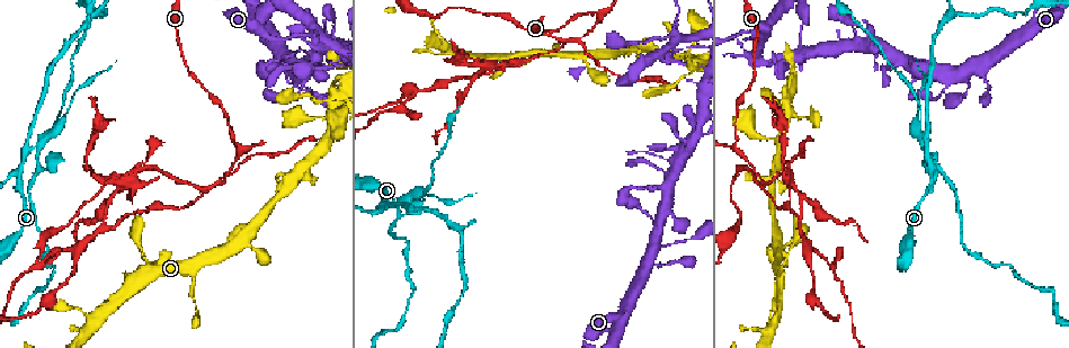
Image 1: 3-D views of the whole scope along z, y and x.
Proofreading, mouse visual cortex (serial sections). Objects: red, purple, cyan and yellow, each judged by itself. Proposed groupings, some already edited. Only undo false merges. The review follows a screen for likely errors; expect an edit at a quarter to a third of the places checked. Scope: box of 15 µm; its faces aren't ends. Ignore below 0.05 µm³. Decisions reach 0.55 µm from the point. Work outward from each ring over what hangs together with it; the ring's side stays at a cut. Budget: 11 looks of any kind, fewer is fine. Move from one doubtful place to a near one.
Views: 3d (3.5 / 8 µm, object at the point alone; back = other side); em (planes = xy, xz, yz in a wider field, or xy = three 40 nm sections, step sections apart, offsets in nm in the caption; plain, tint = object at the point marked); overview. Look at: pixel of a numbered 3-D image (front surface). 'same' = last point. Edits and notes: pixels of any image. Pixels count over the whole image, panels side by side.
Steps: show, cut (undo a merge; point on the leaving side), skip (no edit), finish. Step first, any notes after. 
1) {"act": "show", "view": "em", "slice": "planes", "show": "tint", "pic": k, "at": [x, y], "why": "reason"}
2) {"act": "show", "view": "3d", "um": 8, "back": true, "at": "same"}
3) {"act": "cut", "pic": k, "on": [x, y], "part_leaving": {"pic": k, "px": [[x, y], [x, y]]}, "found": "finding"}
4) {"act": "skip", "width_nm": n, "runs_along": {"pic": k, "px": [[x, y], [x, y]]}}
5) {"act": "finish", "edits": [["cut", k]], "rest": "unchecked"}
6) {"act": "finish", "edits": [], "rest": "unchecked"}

{"act": "show", "view": "3d", "um": 3.5, "pic": 1, "at": [337, 62]}

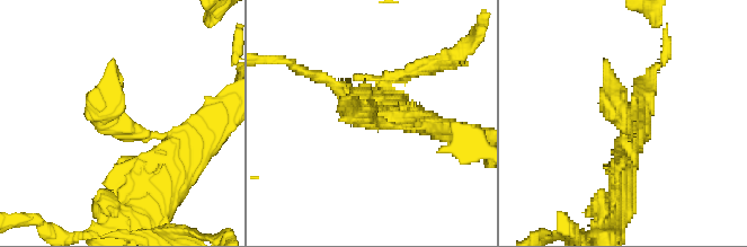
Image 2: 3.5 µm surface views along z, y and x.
{"act": "show", "view": "em", "slice": "xy", "step": 5, "show": "tint", "pic": 2, "at": [374, 122], "why": "need the tissue"}

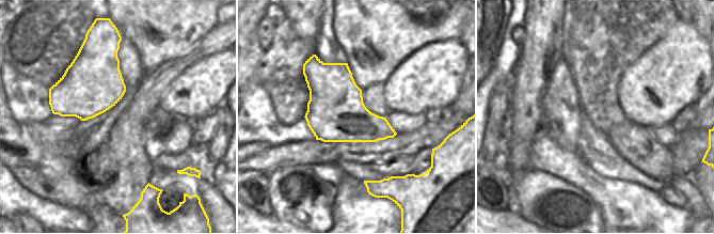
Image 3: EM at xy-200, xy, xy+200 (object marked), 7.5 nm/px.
{"act": "skip", "runs_along": {"pic": 2, "px": [[165, 170], [165, 142], [109, 105], [113, 63]]}, "found": "continuous, no second cell"}

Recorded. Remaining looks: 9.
{"act": "show", "view": "3d", "um": 3.5, "pic": 1, "at": [236, 147], "why": "branch point"}

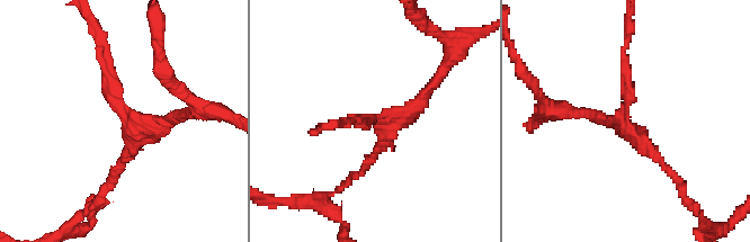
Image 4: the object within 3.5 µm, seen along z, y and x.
{"act": "show", "view": "em", "slice": "xy", "step": 5, "show": "tint", "pic": 4, "at": [623, 119], "arms": 3, "arm_widths_nm": [150, 150, 150], "why": "shape alone is not enough"}

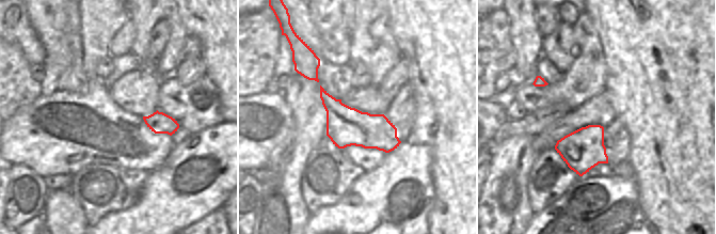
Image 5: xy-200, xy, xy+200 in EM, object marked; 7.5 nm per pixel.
{"act": "skip", "runs_along": {"pic": 4, "px": [[625, 52], [627, 127], [668, 169]]}, "found": "continuous, no second cell"}

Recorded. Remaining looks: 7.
{"act": "show", "view": "3d", "um": 3.5, "pic": 1, "at": [571, 37], "why": "looks like a crossing"}

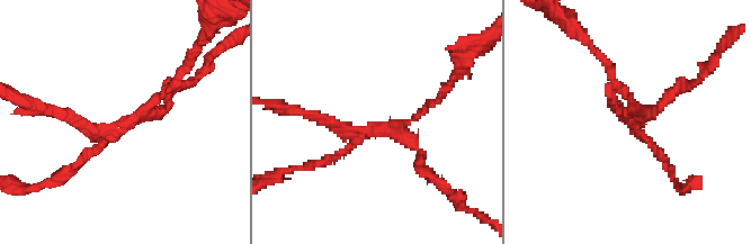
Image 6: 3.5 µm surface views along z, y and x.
{"act": "show", "view": "em", "slice": "xy", "step": 3, "show": "tint", "pic": 6, "at": [640, 126], "why": "shape alone is not enough"}

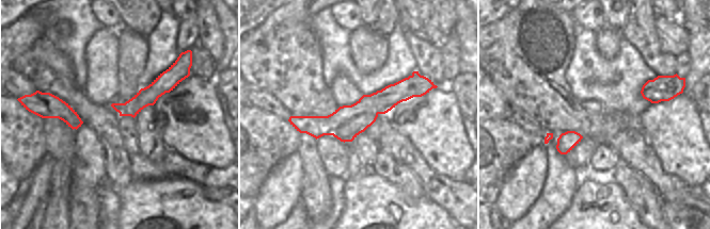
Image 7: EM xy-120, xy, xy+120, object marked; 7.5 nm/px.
{"act": "cut", "pic": 6, "on": [324, 122], "arms": 4, "found": "two cells meet here"}

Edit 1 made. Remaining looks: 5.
{"act": "show", "view": "overview"}

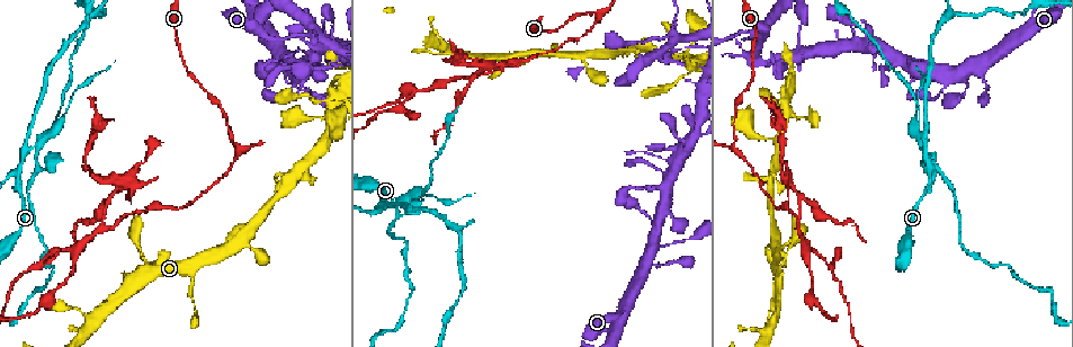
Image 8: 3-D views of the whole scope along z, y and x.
{"act": "show", "view": "3d", "um": 3.5, "pic": 8, "at": [798, 228], "why": "three-way junction"}

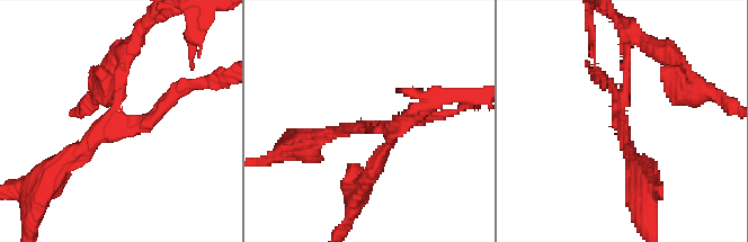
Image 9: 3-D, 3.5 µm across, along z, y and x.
{"act": "cut", "pic": 9, "on": [117, 71], "part_leaving": {"pic": 9, "px": [[117, 110], [121, 65], [137, 30]]}, "found": "a second cell is stuck on"}

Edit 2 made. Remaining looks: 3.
{"act": "show", "view": "3d", "um": 8, "pic": 8, "at": [26, 155], "why": "three-way junction"}

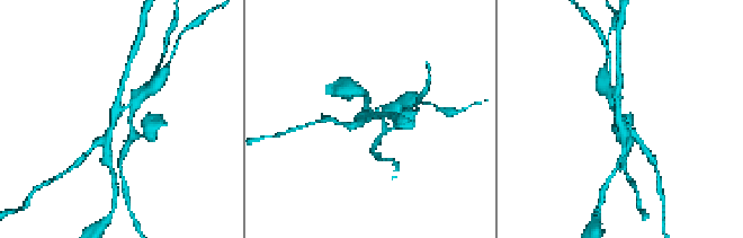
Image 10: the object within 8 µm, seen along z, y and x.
{"act": "show", "view": "3d", "um": 3.5, "pic": 10, "at": [115, 117]}

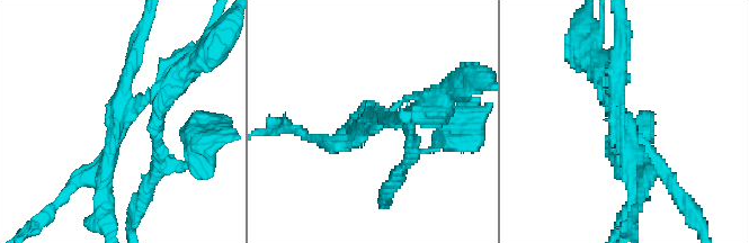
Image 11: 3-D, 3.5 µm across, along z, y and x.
{"act": "show", "view": "em", "slice": "xy", "step": 1, "show": "tint", "pic": 11, "at": [616, 120], "why": "need the tissue"}

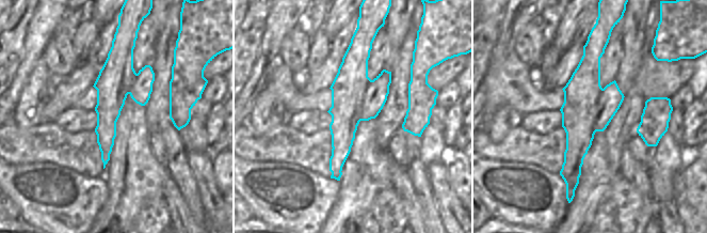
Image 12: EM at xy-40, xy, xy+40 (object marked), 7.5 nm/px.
{"act": "cut", "pic": 11, "on": [642, 138], "arm_widths_nm": [200, 200, 250], "border": {"pic": 12, "px": [[571, 133], [571, 168]]}, "found": "two cells meet here"}

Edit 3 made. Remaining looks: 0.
{"act": "finish", "edits": [["cut", 6], ["cut", 9], ["cut", 11]], "rest": "unchecked"}

